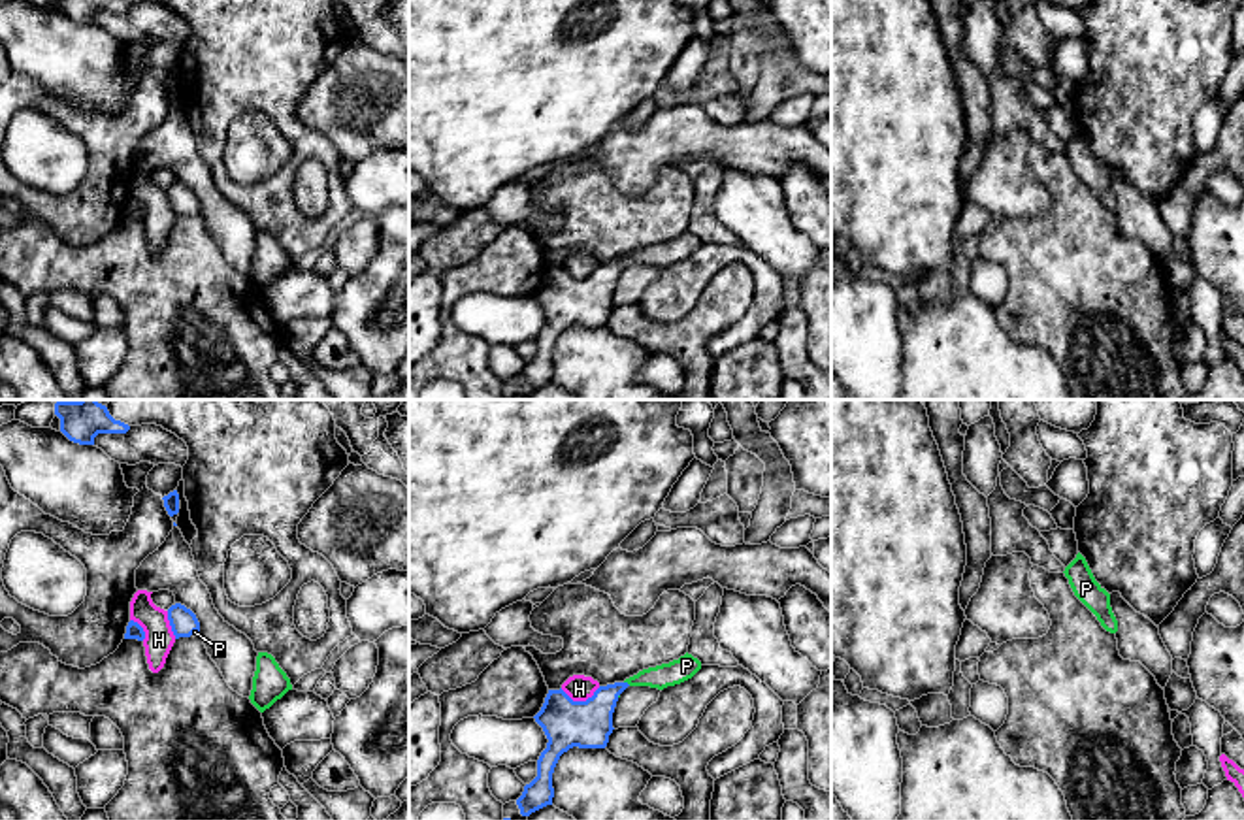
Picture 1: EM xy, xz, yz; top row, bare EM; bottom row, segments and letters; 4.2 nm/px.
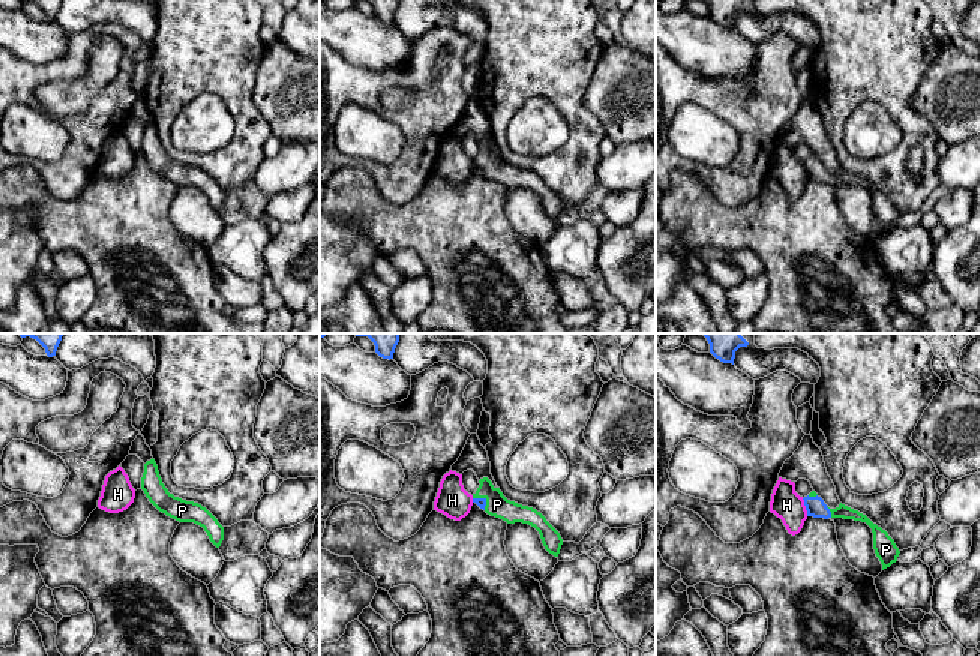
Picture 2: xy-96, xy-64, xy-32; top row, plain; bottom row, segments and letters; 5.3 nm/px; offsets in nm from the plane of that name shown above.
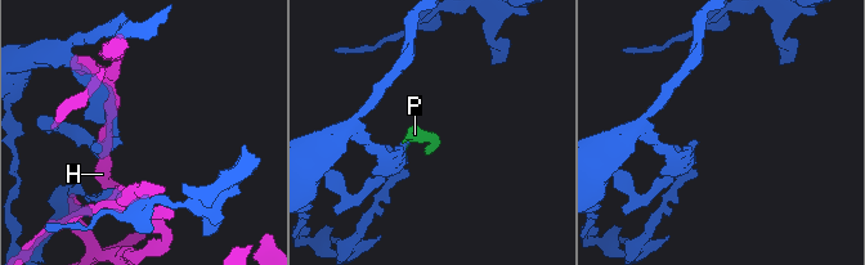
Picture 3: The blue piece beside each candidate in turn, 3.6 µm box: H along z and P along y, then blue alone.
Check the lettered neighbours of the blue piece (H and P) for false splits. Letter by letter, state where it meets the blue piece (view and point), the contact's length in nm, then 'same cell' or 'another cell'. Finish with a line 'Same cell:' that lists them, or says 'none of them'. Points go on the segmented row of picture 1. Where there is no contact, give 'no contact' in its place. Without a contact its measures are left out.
H: contact xz (579, 702); length 180 nm; another cell
P: contact xz (626, 683); length 40 nm; same cell
Same cell: P

